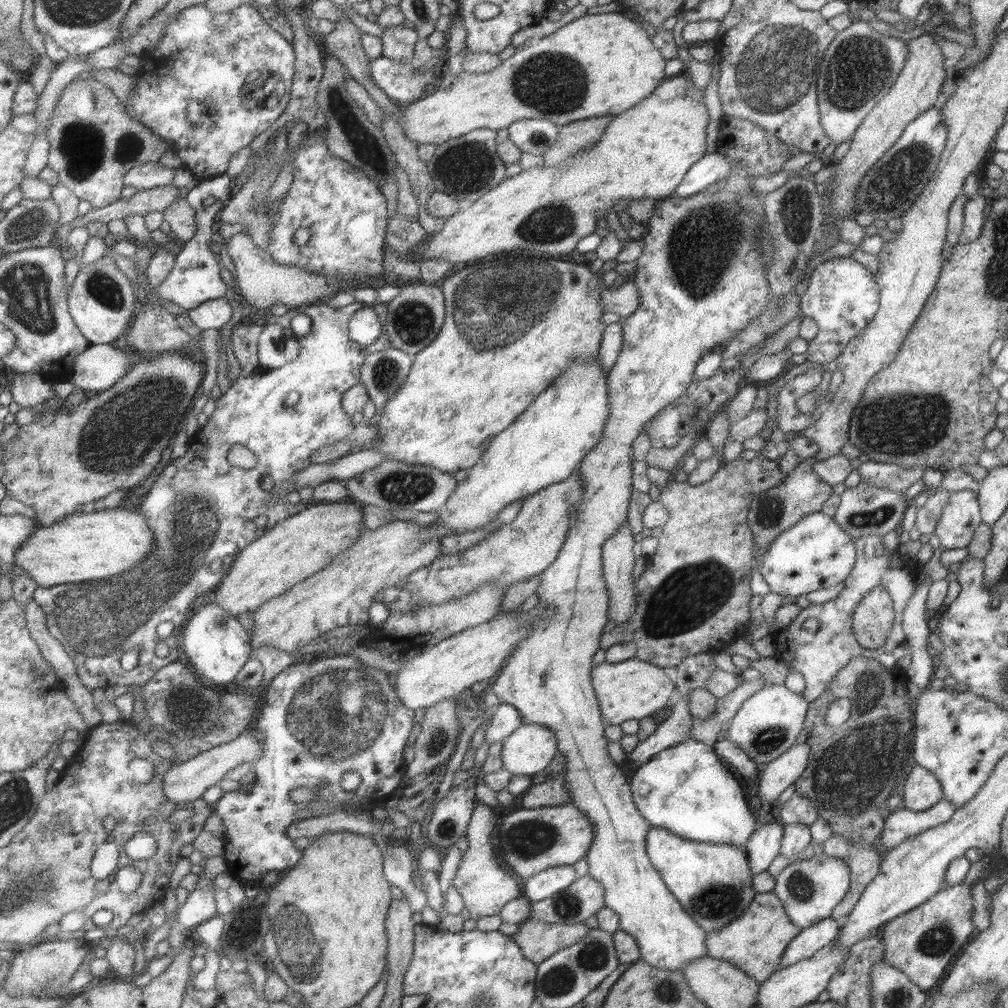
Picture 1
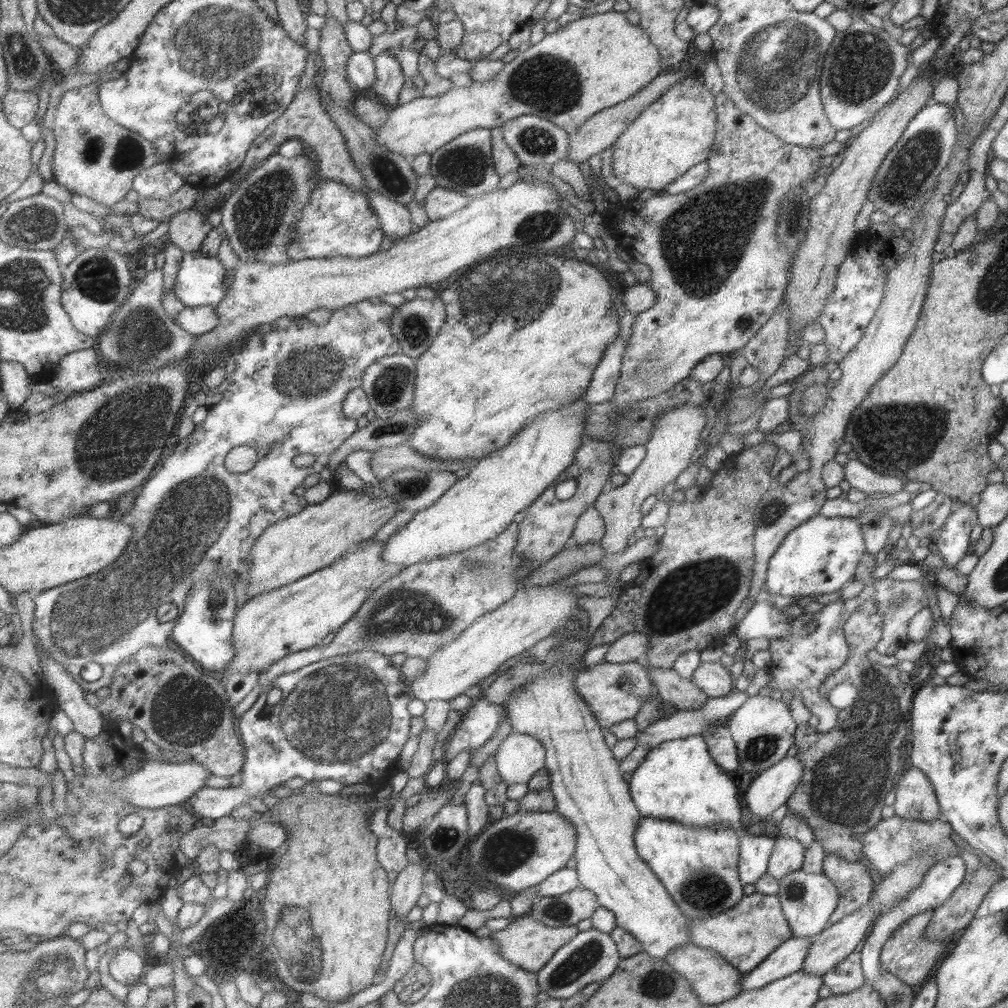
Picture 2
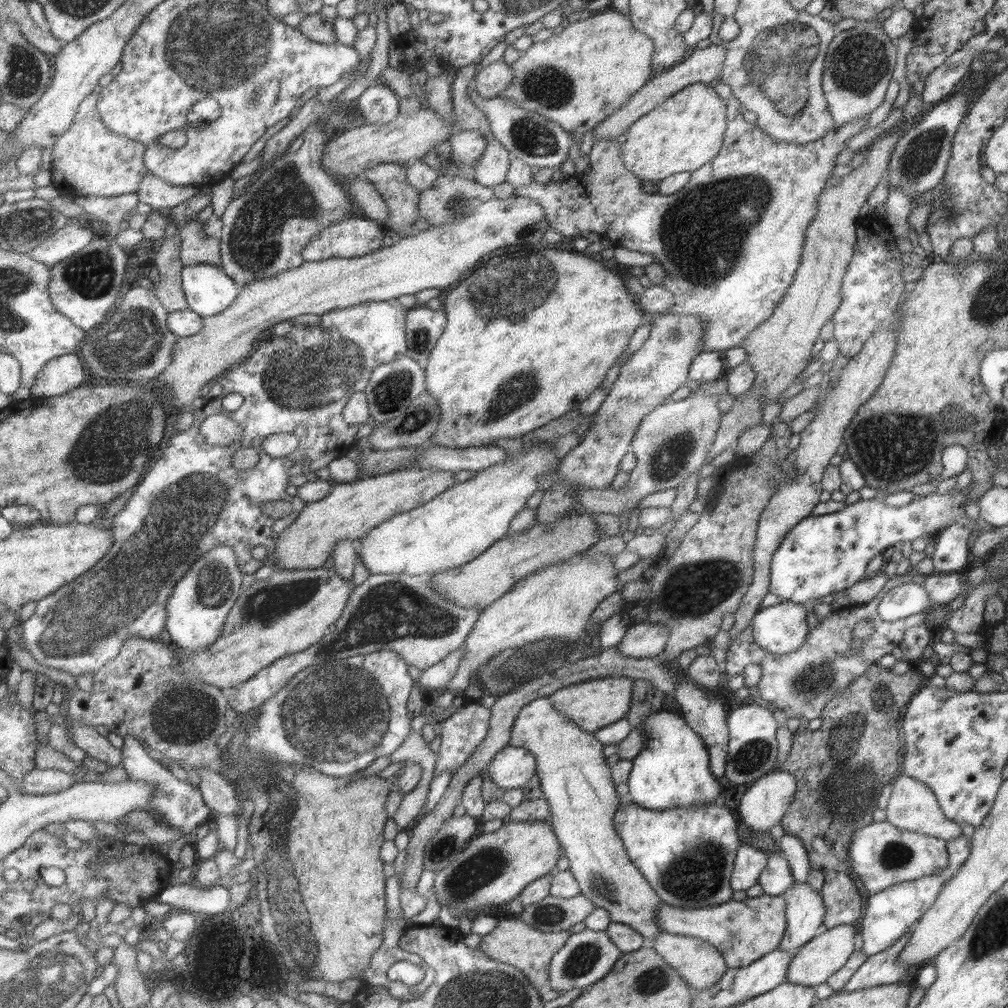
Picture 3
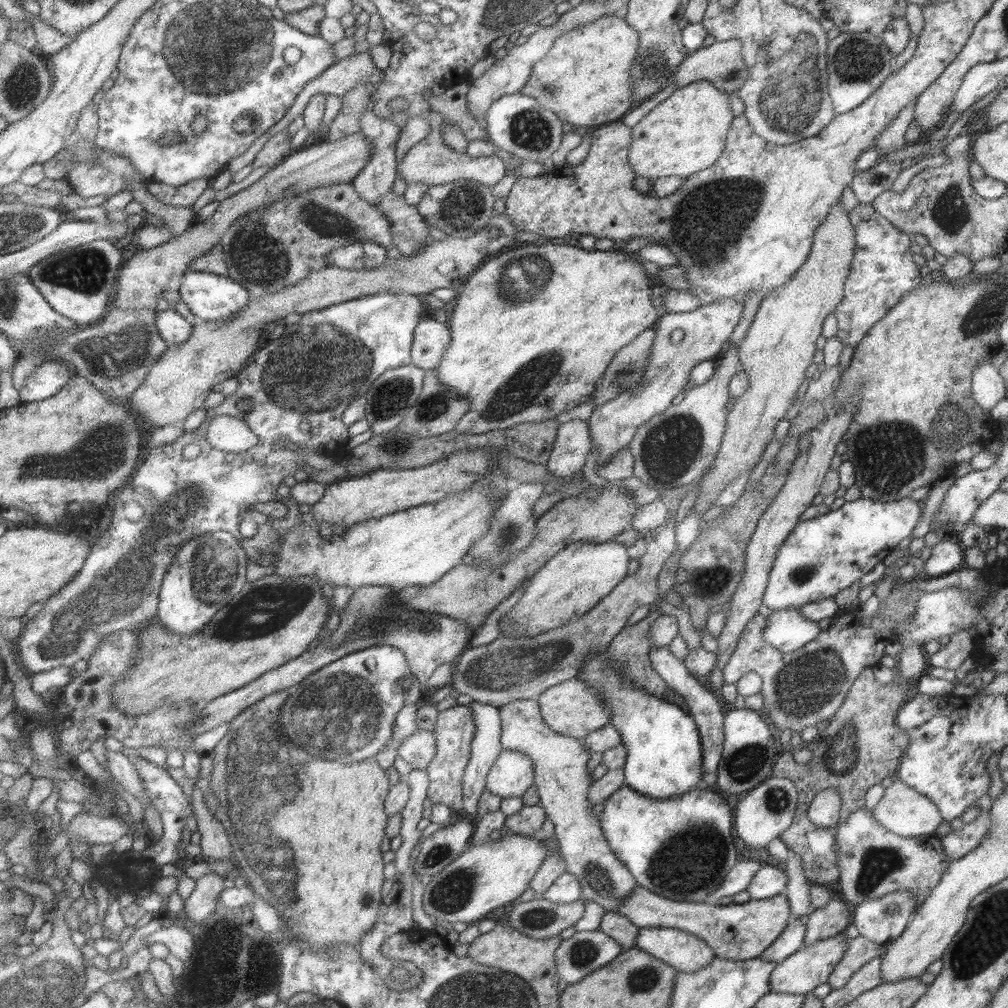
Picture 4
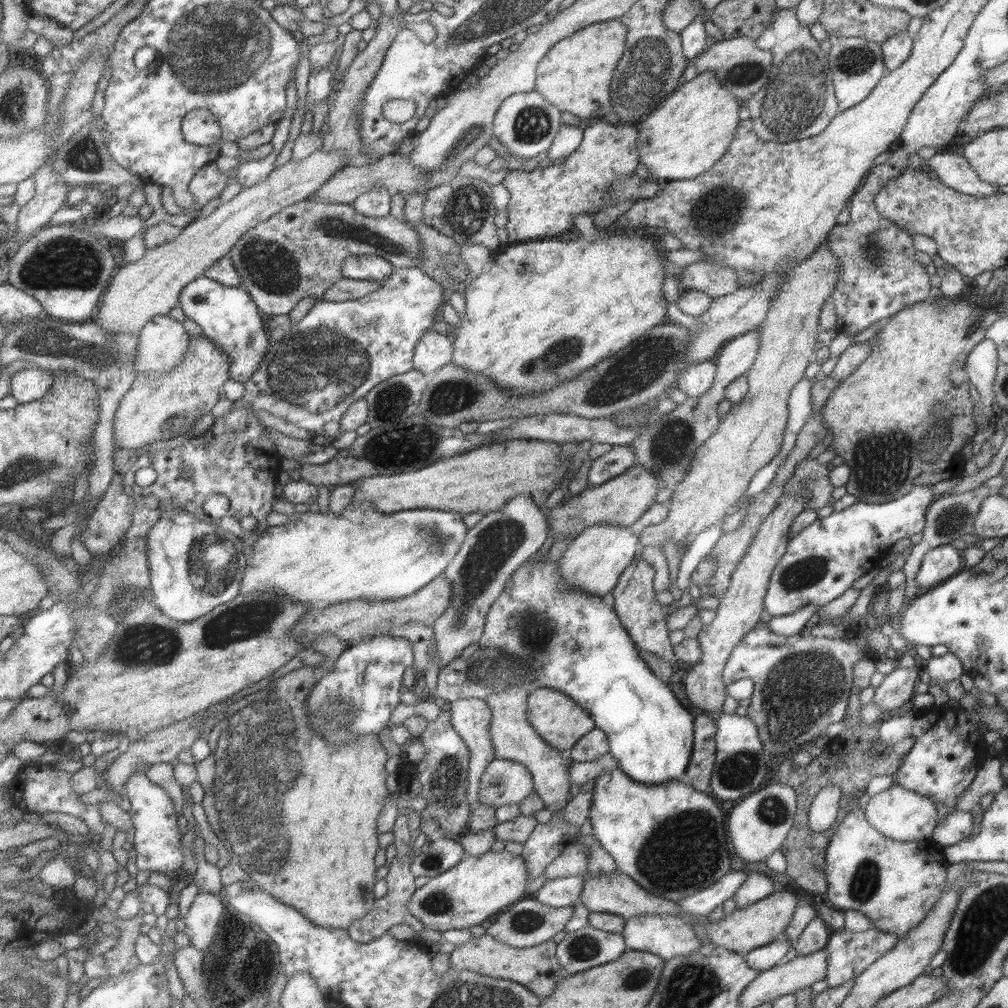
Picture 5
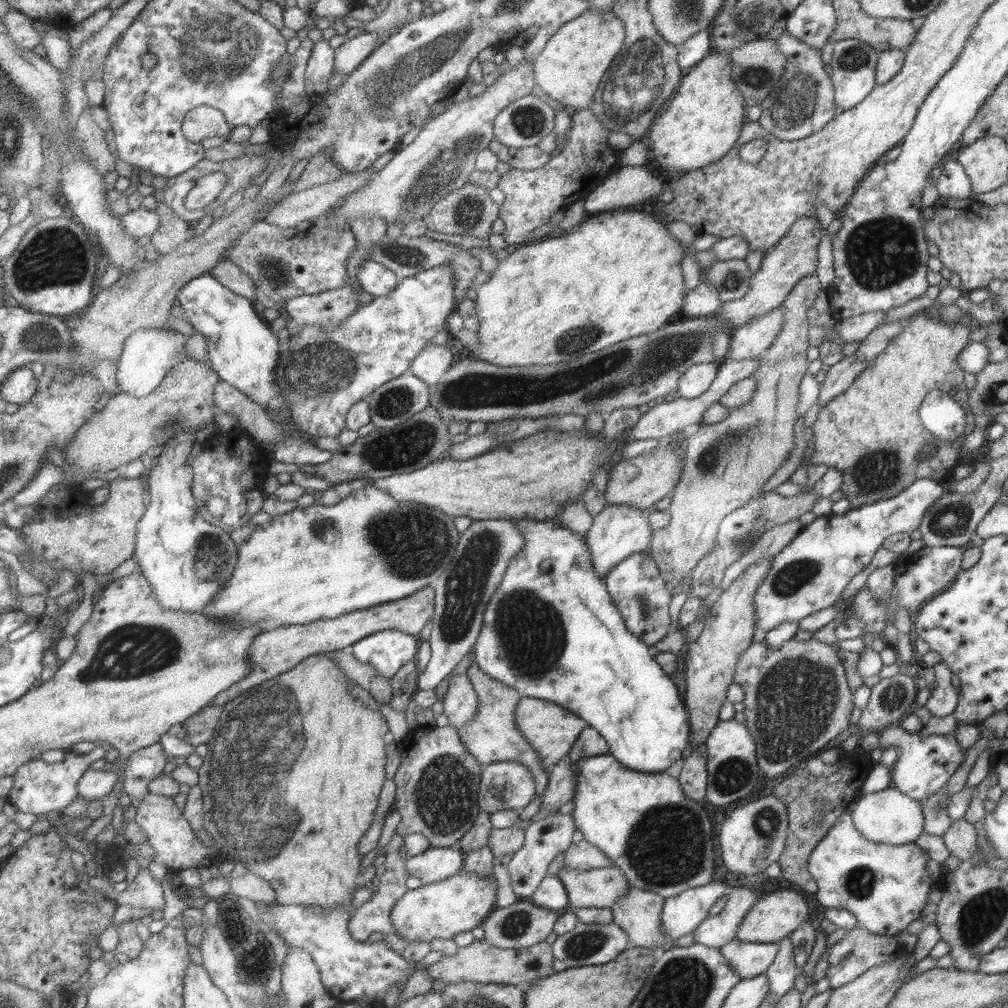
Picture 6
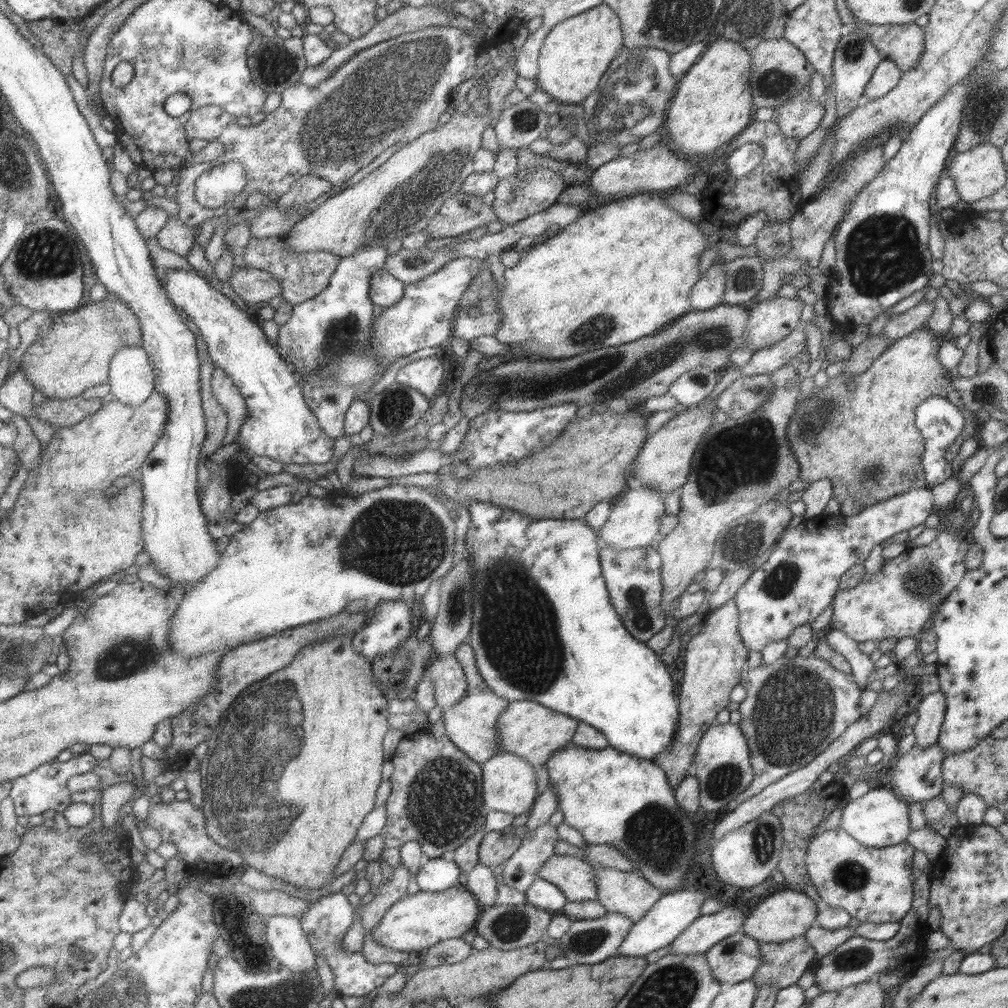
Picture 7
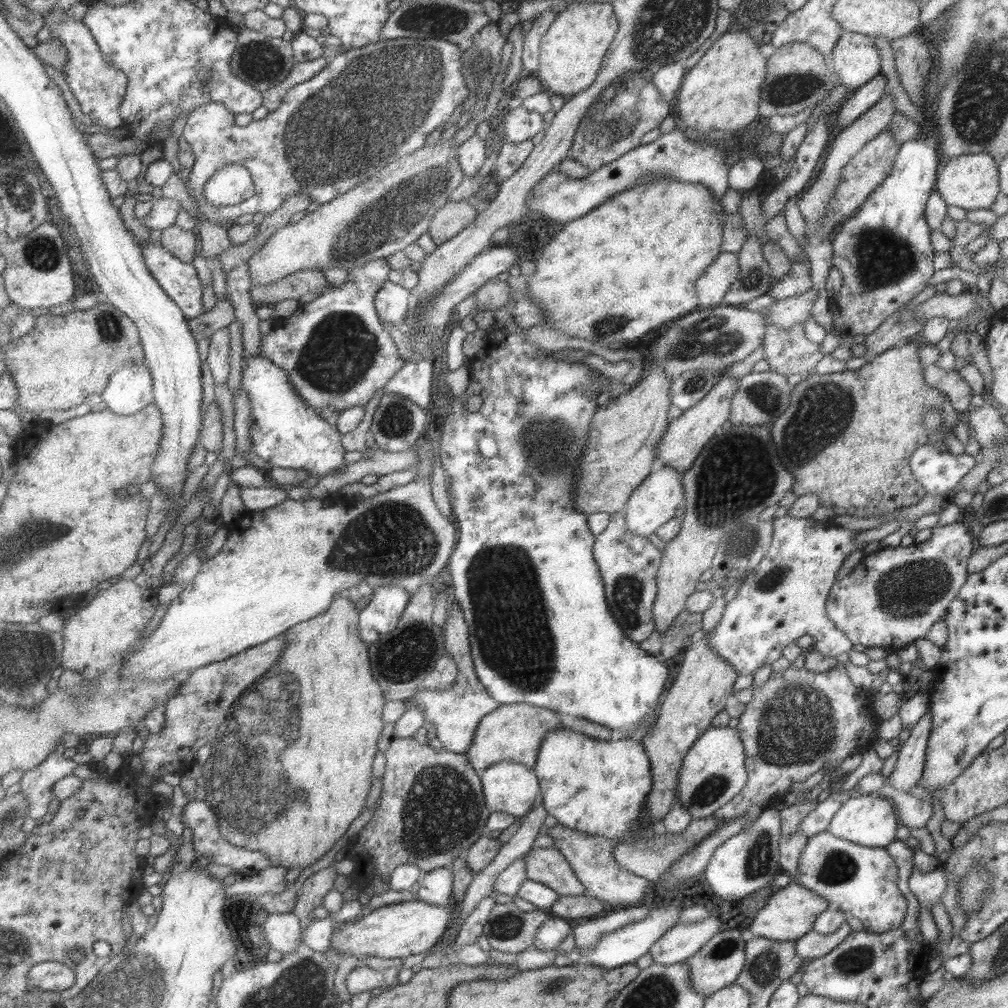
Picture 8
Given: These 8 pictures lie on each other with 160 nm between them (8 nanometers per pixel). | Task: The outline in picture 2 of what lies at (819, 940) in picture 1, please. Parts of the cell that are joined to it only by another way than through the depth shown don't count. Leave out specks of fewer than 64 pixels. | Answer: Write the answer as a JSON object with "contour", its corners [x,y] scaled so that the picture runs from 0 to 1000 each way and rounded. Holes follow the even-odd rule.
{"contour":[[[783,931],[779,936],[773,937],[753,956],[743,964],[734,965],[732,980],[735,983],[751,982],[768,972],[783,968],[794,962],[797,951],[806,931]]]}

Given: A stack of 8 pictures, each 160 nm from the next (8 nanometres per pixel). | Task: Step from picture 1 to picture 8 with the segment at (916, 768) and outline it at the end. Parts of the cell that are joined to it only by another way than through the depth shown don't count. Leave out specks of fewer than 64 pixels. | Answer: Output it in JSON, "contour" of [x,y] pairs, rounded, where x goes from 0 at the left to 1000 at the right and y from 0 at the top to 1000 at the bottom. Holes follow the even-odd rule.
{"contour":[[[845,788],[825,810],[819,824],[852,839],[878,841],[887,834],[891,813],[885,795],[878,790]]]}

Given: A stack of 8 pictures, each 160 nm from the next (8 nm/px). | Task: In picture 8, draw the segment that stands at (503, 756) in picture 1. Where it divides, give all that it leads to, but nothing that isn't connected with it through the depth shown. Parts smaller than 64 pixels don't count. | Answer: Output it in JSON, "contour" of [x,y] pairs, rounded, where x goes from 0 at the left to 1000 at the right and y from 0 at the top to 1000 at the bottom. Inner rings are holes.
{"contour":[[[496,754],[474,769],[482,801],[514,813],[528,803],[529,794],[536,786],[531,767],[514,756]]]}

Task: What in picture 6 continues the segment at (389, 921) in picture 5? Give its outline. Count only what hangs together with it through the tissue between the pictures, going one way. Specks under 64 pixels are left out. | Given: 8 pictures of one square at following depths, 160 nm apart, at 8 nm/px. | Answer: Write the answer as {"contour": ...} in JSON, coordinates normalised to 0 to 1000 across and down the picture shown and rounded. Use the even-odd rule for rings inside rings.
{"contour":[[[390,827],[389,832],[382,839],[382,865],[377,870],[377,874],[373,879],[373,886],[371,890],[366,894],[360,896],[348,910],[346,921],[348,927],[352,933],[357,935],[370,935],[372,932],[379,934],[390,944],[394,944],[396,948],[399,948],[402,952],[408,954],[415,954],[427,943],[427,937],[424,935],[406,935],[398,932],[392,924],[390,924],[390,918],[388,918],[387,910],[388,903],[392,898],[392,895],[402,887],[405,883],[402,878],[402,874],[405,871],[404,865],[402,865],[402,853],[404,849],[401,842],[401,832],[397,830],[397,827]]]}

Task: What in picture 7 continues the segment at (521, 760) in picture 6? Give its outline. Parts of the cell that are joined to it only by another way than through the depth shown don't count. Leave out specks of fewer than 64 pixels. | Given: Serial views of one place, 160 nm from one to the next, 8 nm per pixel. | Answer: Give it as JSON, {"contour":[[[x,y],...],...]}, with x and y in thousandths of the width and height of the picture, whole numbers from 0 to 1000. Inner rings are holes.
{"contour":[[[464,636],[456,637],[451,642],[448,650],[460,667],[462,684],[450,699],[438,703],[437,711],[441,723],[440,729],[457,746],[476,758],[477,755],[487,752],[490,748],[497,747],[492,733],[491,715],[505,696],[499,691],[489,688],[489,686],[479,677],[473,666],[470,647]]]}

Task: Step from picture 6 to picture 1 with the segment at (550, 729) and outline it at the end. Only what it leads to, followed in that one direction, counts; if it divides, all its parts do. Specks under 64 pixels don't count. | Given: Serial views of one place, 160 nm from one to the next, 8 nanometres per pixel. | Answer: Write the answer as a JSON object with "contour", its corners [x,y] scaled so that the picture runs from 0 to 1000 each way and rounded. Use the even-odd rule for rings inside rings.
{"contour":[[[631,651],[611,659],[596,657],[586,665],[585,674],[595,709],[602,714],[602,719],[614,719],[624,713],[636,714],[666,697],[671,689],[671,681],[658,664],[632,655]]]}

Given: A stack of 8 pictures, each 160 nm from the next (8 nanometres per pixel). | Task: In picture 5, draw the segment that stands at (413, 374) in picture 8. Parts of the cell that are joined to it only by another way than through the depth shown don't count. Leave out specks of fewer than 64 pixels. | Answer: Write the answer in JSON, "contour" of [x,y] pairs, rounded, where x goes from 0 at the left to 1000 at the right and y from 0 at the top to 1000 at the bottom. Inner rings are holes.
{"contour":[[[429,325],[415,337],[410,347],[410,367],[425,373],[448,357],[448,333],[438,332]]]}

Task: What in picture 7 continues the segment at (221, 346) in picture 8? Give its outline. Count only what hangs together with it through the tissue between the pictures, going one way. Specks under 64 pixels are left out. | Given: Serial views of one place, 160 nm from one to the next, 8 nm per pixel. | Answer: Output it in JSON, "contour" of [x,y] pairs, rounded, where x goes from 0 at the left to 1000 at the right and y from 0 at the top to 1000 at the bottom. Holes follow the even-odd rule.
{"contour":[[[215,364],[211,372],[211,387],[219,403],[225,407],[228,416],[226,431],[222,435],[222,440],[233,438],[238,433],[241,421],[245,419],[245,397],[239,392],[239,387],[221,364]]]}

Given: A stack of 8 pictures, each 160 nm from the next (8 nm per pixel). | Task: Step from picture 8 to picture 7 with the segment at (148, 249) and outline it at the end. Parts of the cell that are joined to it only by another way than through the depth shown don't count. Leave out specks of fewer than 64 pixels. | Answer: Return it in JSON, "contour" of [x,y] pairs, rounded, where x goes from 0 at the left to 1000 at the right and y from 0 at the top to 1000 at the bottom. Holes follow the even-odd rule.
{"contour":[[[164,267],[165,287],[170,298],[199,327],[208,355],[231,375],[245,397],[245,419],[235,438],[246,451],[265,453],[283,463],[322,461],[332,448],[332,436],[320,429],[315,414],[303,397],[293,362],[283,357],[265,337],[256,318],[249,317],[201,273],[188,268]]]}

